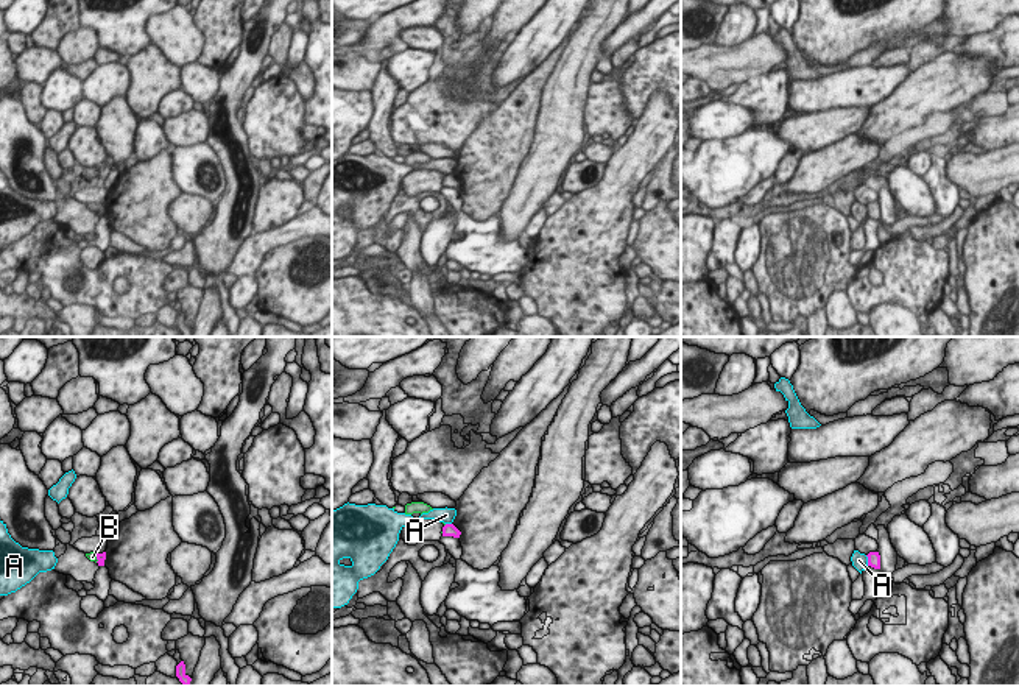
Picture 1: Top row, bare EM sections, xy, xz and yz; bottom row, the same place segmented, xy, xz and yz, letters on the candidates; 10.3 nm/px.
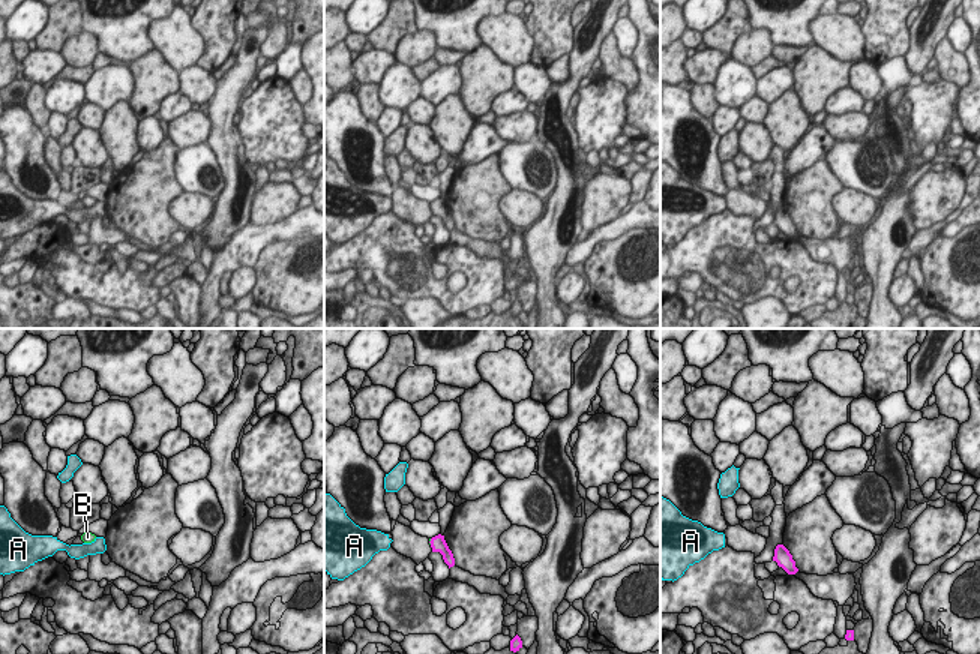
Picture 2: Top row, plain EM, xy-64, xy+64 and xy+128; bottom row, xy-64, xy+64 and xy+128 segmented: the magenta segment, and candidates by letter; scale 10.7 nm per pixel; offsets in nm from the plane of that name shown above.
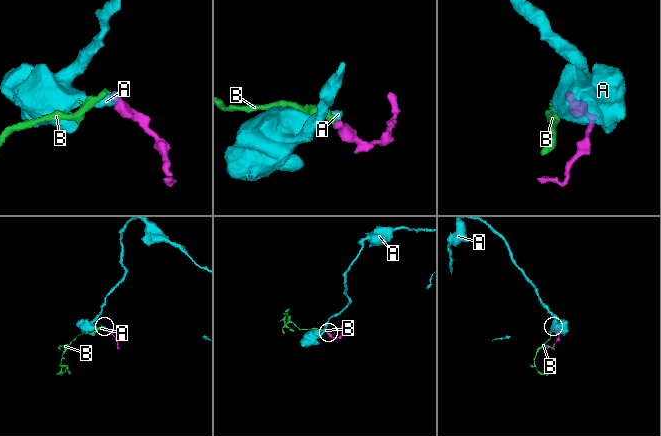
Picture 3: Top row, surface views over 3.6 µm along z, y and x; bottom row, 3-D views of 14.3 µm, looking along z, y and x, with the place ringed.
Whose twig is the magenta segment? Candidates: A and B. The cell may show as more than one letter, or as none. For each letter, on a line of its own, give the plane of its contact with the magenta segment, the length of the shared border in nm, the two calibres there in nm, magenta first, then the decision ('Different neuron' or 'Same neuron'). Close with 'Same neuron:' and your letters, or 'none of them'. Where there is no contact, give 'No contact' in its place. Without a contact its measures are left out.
A: Touches magenta in yz. Shared border 120 nm. Thickness 130 nm (magenta) against 160 nm. Different neuron
B: Touches magenta in xy. Shared border 100 nm. Thickness 90 nm (magenta) against 90 nm. Same neuron
Same neuron: B.

